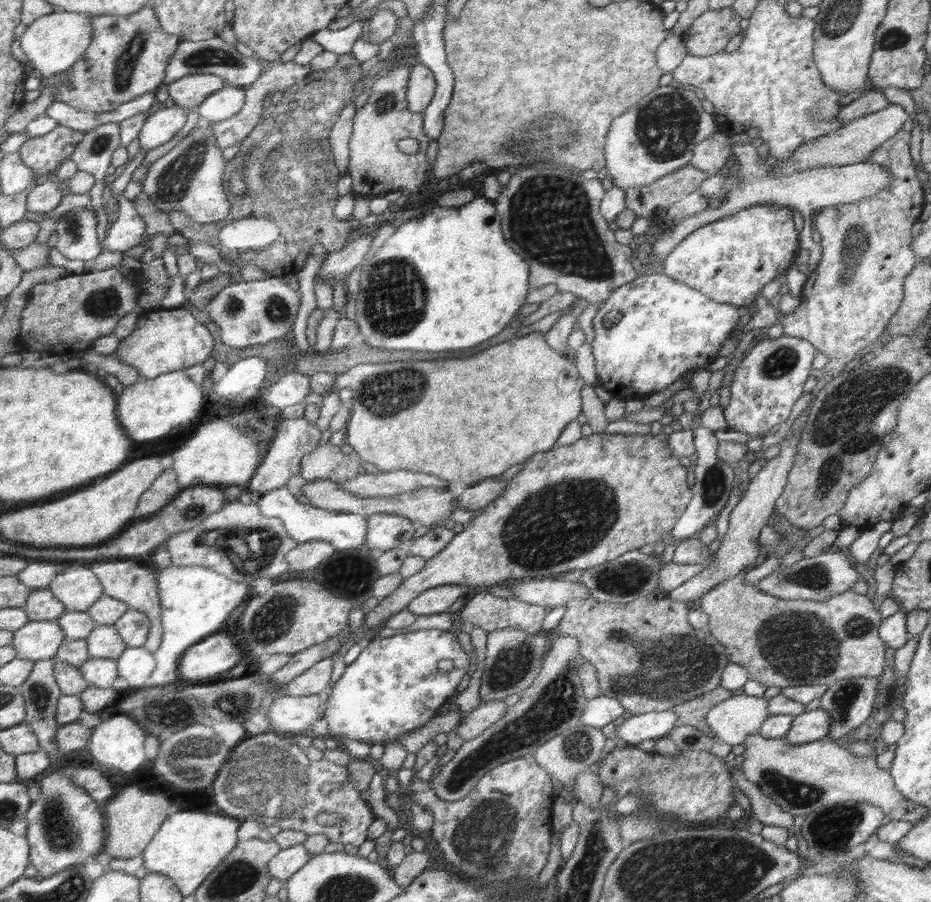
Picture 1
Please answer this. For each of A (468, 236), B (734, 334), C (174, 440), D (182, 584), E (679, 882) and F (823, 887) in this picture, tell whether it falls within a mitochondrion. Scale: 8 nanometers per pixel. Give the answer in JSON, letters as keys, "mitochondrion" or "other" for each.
{"A":"other","B":"other","C":"other","D":"other","E":"mitochondrion","F":"other"}

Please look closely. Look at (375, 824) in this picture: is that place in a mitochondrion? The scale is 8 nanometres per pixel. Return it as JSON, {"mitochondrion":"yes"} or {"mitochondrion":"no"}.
{"mitochondrion":"no"}

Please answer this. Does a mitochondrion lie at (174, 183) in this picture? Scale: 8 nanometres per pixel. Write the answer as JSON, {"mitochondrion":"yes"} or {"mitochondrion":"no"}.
{"mitochondrion":"yes"}

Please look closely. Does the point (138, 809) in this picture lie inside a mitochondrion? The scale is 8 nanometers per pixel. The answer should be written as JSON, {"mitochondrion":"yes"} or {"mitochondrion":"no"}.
{"mitochondrion":"no"}

